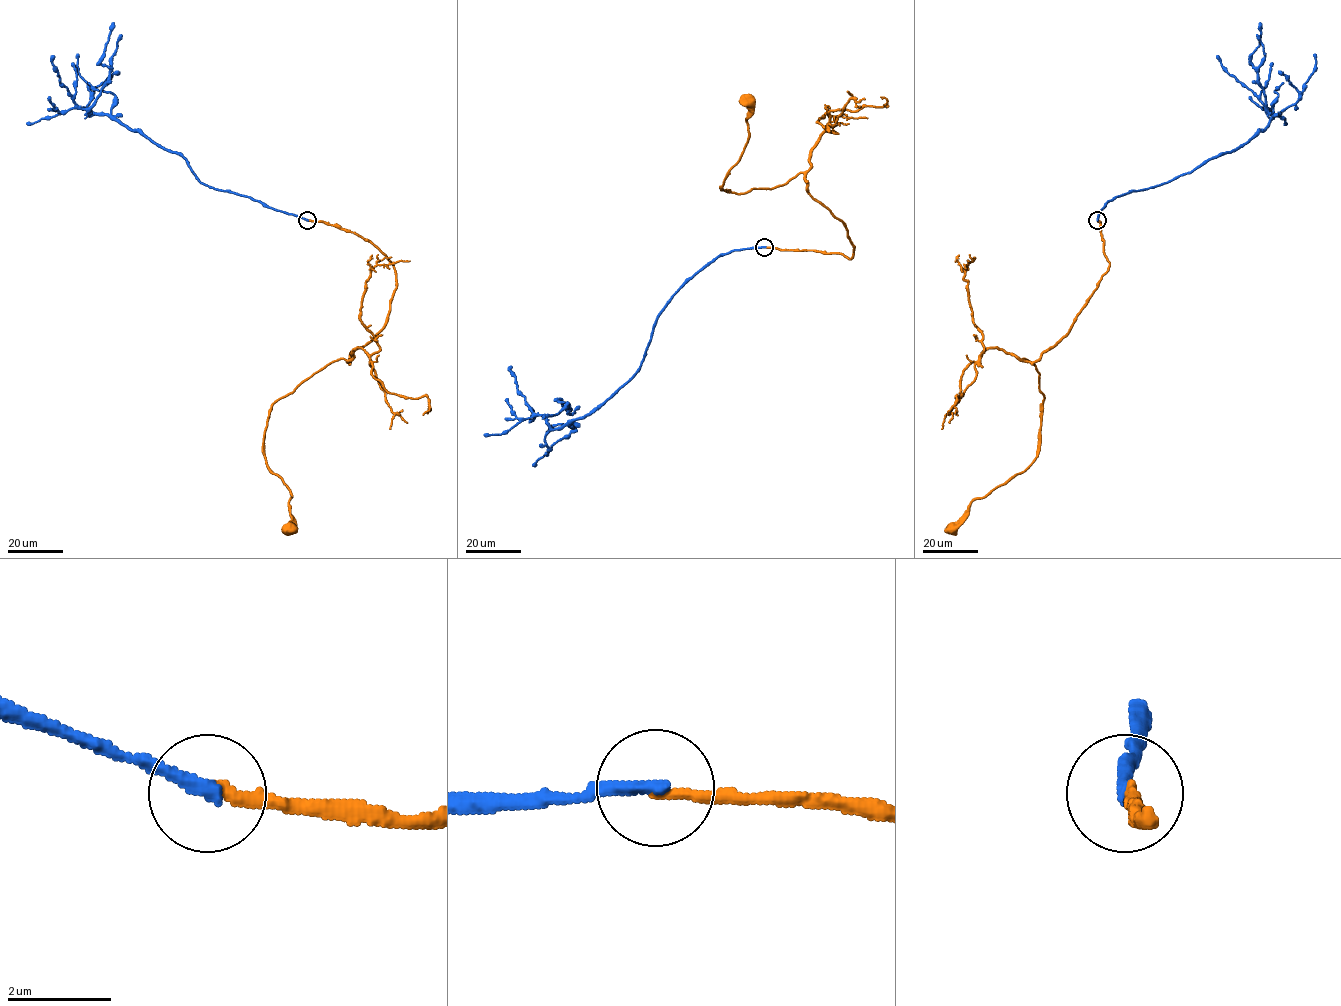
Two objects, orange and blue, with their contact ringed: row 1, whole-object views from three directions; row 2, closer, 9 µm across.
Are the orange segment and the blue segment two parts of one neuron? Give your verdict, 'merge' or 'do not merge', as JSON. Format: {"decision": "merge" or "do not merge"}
{"decision": "do not merge"}

